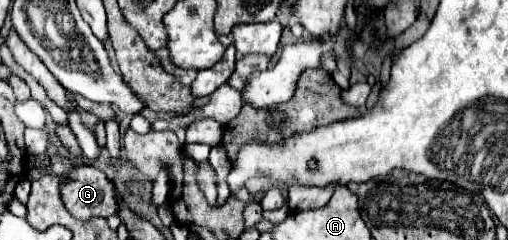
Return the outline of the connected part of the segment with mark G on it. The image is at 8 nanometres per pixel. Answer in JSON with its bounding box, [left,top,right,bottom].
[61,165,117,221]

